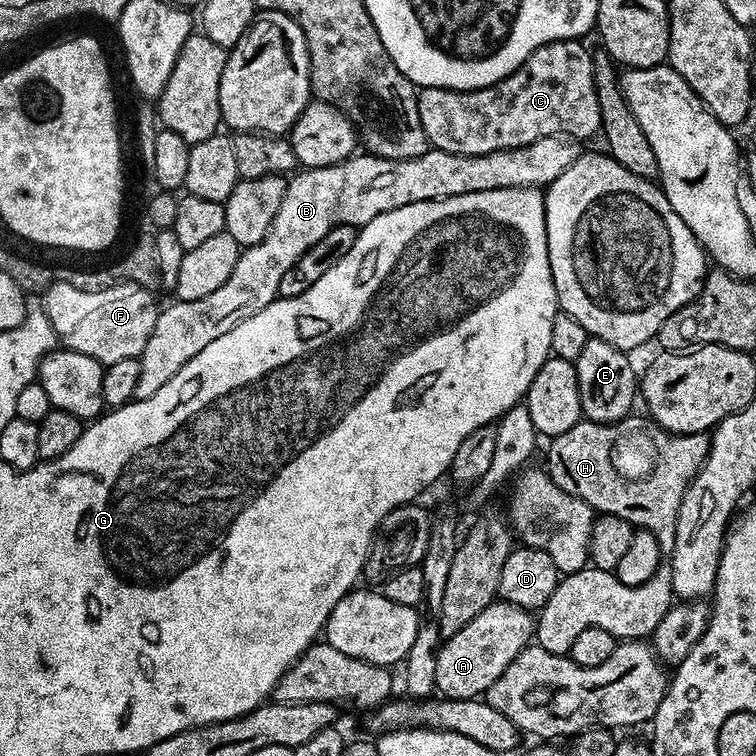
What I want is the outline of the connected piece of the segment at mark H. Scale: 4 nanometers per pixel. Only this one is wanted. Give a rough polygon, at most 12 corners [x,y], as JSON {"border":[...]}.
{"border":[[647,415],[551,437],[566,494],[674,554],[708,432]]}

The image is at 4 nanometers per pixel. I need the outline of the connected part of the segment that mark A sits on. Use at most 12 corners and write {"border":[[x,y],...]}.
{"border":[[497,599],[441,643],[435,689],[485,695],[533,643],[529,609]]}

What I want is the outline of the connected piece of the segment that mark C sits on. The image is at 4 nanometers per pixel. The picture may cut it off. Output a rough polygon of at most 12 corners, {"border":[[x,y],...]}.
{"border":[[555,40],[485,88],[420,88],[435,151],[601,131],[593,53]]}

